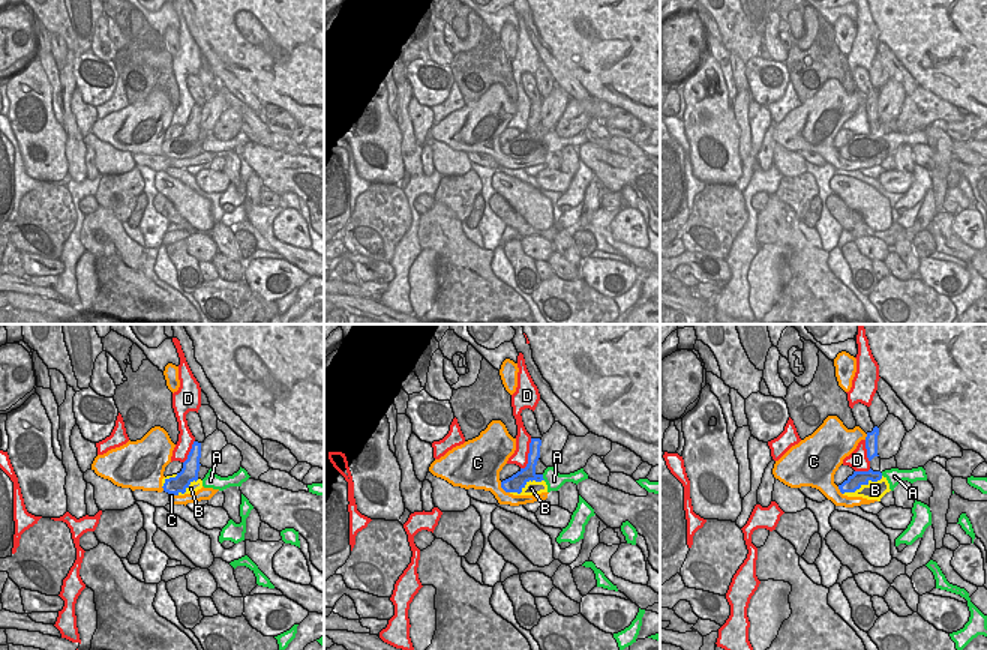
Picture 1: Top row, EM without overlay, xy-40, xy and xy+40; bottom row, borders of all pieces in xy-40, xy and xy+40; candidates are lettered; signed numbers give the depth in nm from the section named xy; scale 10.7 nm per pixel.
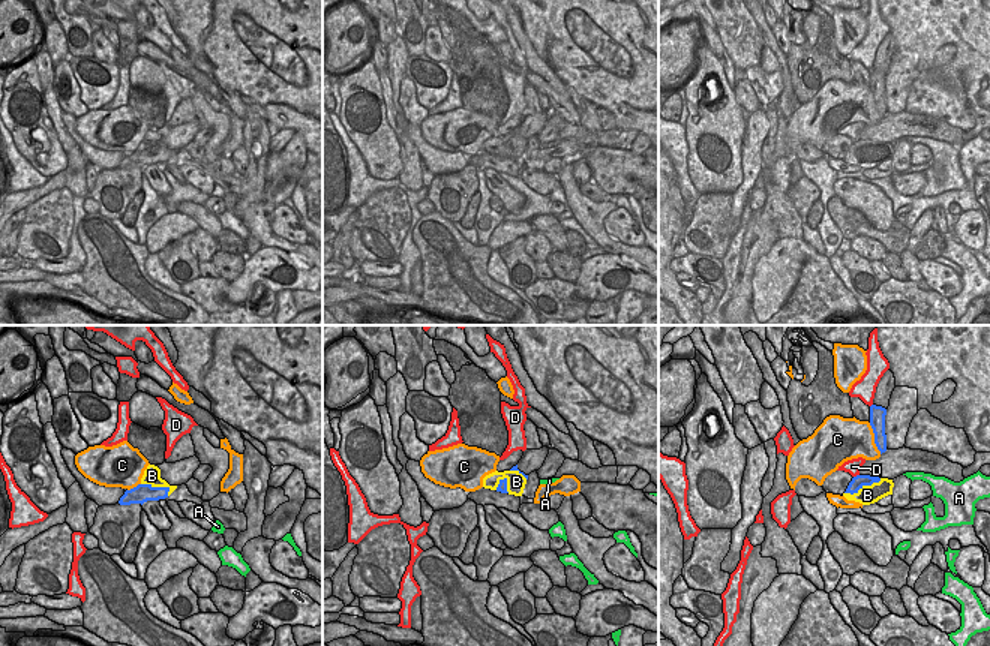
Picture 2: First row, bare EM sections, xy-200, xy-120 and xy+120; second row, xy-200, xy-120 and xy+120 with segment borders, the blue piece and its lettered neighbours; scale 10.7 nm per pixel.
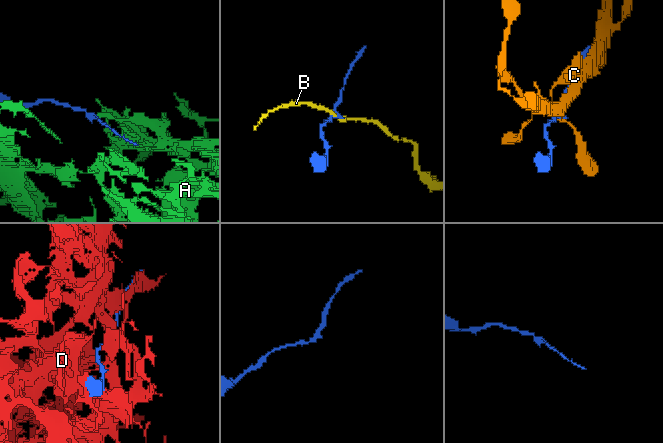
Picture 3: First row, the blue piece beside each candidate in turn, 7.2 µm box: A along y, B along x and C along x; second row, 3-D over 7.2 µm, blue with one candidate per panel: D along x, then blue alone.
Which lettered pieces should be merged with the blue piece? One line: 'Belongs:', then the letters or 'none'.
Belongs: none

